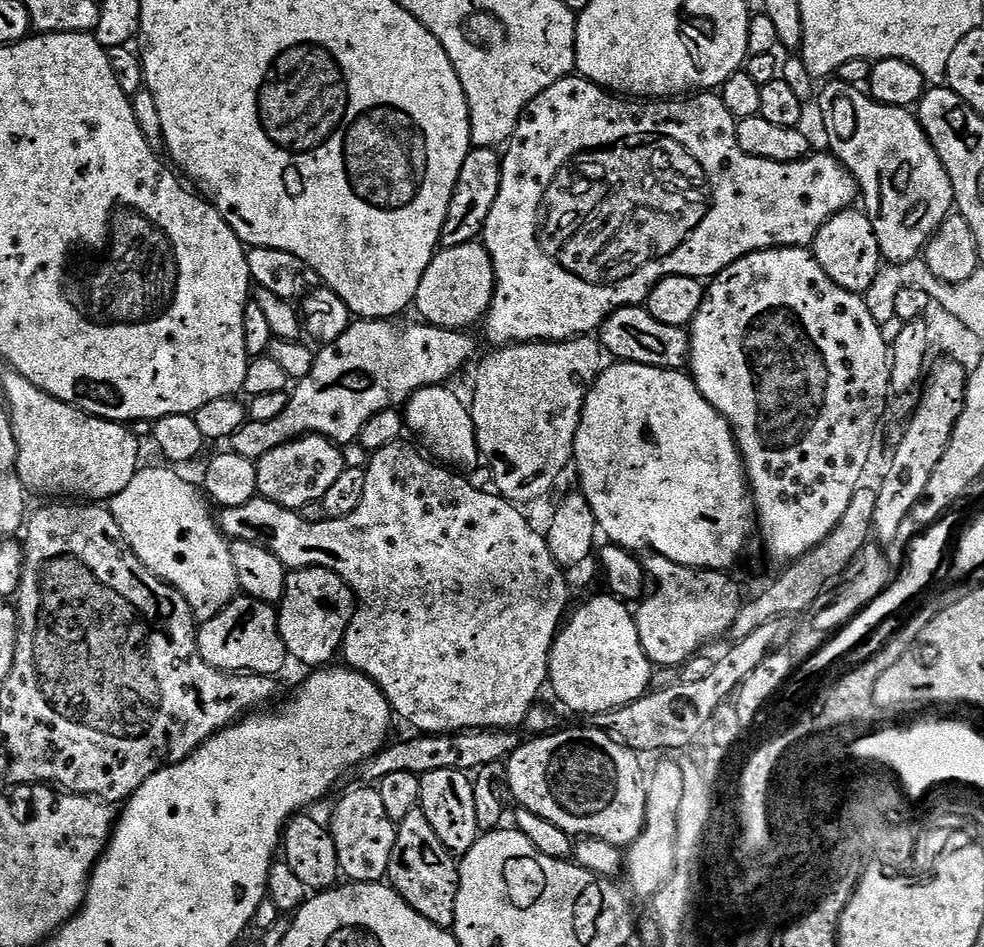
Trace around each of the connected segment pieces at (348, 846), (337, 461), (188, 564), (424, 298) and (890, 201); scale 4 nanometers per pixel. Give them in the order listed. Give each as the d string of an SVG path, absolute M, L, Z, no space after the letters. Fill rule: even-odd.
M360 787L364 788L346 793L337 802L336 809L332 812L330 831L341 873L357 884L375 884L388 875L398 824L386 814L386 802L382 802L382 794L375 787Z
M322 436L291 440L283 448L276 448L273 452L265 454L263 458L255 461L255 465L258 474L257 493L272 504L293 510L304 510L307 504L312 504L315 500L316 503L323 501L326 490L330 490L330 486L334 486L338 474L342 474L342 470L345 468L341 449L331 440L325 440Z
M141 467L133 481L110 500L110 511L118 526L122 526L122 534L136 557L157 578L173 588L188 604L197 621L203 622L218 615L238 595L232 549L214 519L214 512L212 516L213 509L209 501L201 495L198 488L196 493L194 485L187 484L178 473L171 472L171 467L164 467L166 468Z
M481 241L443 248L432 257L416 291L414 308L427 325L445 330L464 330L466 326L483 321L492 307L496 275L489 252Z
M838 78L833 79L824 89L822 87L818 92L818 101L821 106L823 121L826 122L827 133L829 134L829 146L831 155L843 164L844 169L852 175L856 181L859 199L864 199L862 205L863 211L866 213L869 222L874 226L874 234L878 238L878 246L880 247L880 255L888 264L905 264L911 260L917 259L923 253L924 247L927 246L931 236L936 233L938 226L953 211L954 197L952 195L952 183L946 174L946 170L942 166L942 162L938 158L938 154L934 150L932 143L926 138L926 134L922 130L919 119L908 108L895 108L892 105L879 104L878 101L872 99L867 91L861 90L857 85L847 84Z

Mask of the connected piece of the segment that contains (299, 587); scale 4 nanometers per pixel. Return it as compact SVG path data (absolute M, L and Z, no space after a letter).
M297 568L287 573L284 582L284 597L278 605L280 618L280 633L284 644L288 647L289 657L300 664L312 664L308 666L328 666L337 659L344 643L344 636L352 624L352 618L356 614L356 598L345 580L338 574L334 574L325 568Z

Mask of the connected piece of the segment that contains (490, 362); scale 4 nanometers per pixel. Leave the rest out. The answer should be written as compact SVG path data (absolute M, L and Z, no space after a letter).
M591 335L535 344L500 346L485 358L476 372L476 389L472 392L470 411L476 431L477 446L483 463L492 471L495 491L505 500L525 506L544 496L556 484L564 467L573 463L572 447L582 418L584 399L602 371L602 347Z

